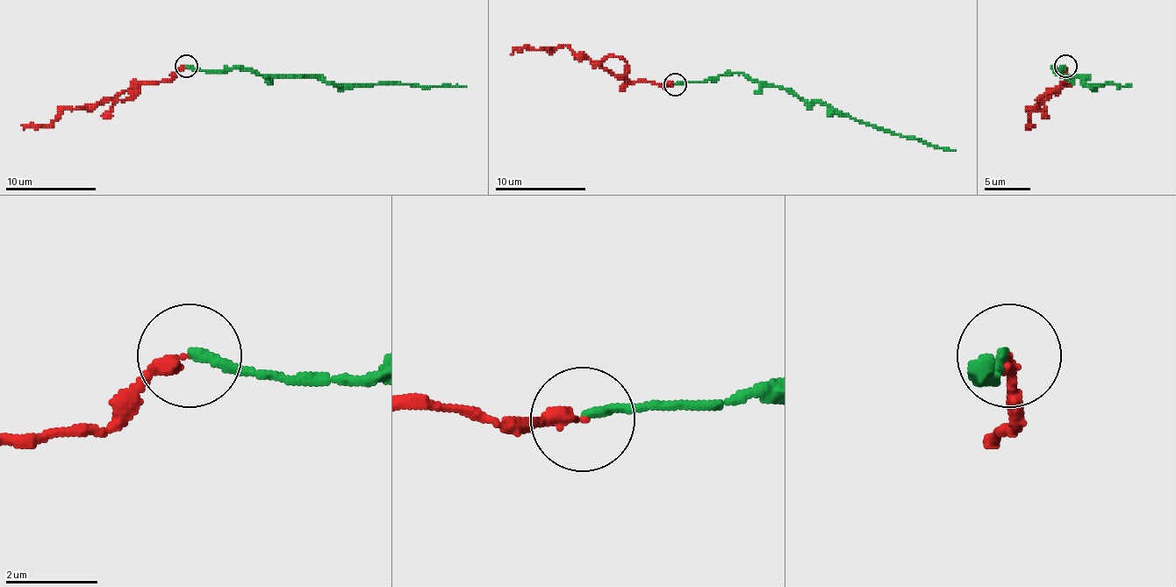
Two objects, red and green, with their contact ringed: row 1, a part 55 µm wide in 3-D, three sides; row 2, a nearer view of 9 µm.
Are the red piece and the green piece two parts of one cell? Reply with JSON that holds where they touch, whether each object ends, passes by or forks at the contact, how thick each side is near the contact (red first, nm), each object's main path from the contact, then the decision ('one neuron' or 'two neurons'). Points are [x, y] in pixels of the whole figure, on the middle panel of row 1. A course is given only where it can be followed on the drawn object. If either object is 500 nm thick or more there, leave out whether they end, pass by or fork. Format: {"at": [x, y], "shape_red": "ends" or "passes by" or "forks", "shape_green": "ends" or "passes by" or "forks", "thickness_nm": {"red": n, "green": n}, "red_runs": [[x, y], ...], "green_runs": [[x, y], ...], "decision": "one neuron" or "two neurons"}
{"at": [675, 84], "shape_red": "ends", "shape_green": "ends", "thickness_nm": {"red": 280, "green": 190}, "red_runs": [[675, 84], [629, 82], [588, 59], [579, 59], [565, 45], [518, 47], [511, 54]], "green_runs": [[675, 84], [743, 73], [823, 102], [832, 111], [955, 150]], "decision": "one neuron"}

